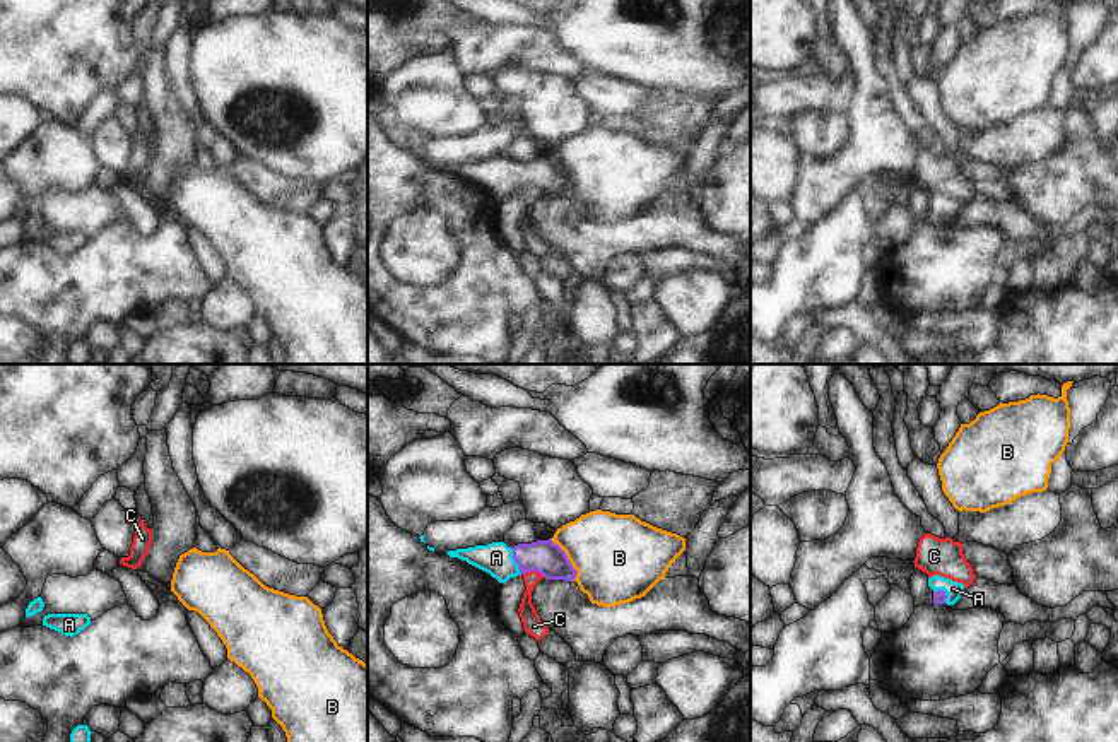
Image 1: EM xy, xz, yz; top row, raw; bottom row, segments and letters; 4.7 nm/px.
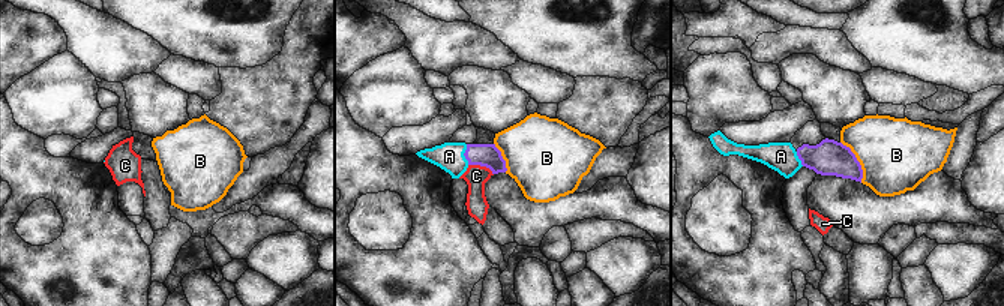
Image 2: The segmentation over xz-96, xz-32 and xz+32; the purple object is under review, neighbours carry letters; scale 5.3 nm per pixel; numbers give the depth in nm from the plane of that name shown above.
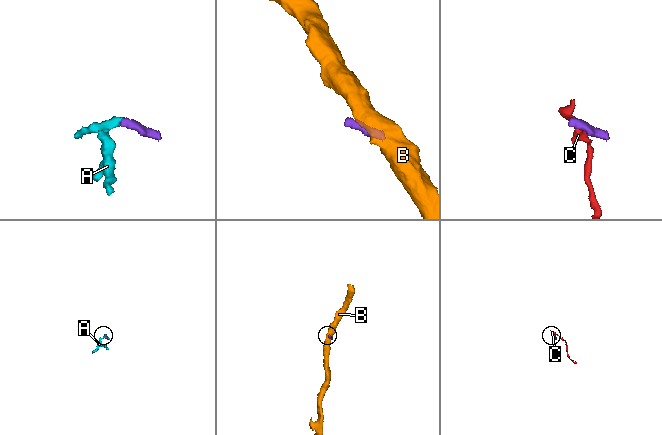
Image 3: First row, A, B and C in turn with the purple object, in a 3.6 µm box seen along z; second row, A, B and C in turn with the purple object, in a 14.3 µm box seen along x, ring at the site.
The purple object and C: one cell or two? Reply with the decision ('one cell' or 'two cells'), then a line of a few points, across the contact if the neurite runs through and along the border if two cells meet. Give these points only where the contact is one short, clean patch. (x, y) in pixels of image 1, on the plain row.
two cells | xz (523, 190), (535, 188), (544, 194)

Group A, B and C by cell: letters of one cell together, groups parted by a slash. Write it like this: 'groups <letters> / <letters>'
groups A / B / C

